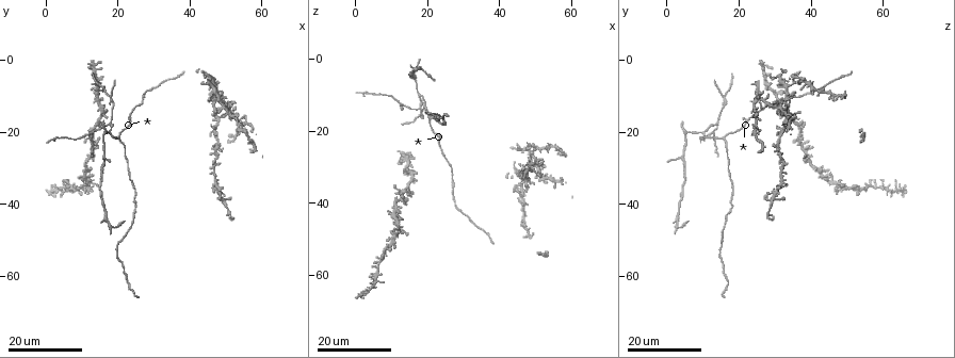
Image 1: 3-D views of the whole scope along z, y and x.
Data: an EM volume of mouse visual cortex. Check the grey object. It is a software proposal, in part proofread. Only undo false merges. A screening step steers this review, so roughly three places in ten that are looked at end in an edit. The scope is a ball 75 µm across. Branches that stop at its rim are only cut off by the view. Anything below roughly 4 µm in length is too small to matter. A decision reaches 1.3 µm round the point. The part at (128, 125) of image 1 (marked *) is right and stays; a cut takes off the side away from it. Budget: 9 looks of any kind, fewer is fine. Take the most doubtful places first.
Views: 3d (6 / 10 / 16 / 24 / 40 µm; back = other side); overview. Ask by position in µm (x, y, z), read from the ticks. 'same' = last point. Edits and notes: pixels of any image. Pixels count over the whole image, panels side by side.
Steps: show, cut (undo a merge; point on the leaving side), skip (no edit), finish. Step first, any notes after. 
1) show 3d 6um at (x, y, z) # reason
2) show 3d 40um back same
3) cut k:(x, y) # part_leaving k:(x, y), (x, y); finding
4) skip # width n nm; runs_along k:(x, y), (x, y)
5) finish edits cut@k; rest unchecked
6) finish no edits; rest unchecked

show 3d 24um at (12.5, 21.0, 13.0) # arms part here

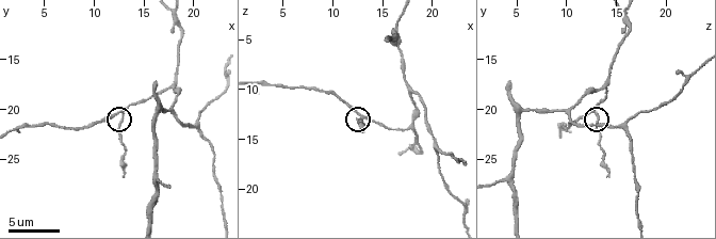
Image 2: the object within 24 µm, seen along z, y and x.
show 3d 10um at (12.8, 20.6, 13.0)

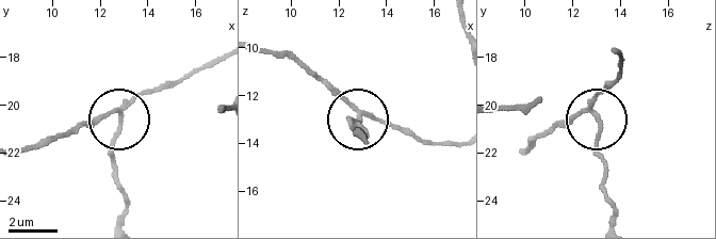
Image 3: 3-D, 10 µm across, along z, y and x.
show 3d 10um back at (12.9, 20.6, 13.0) # from behind

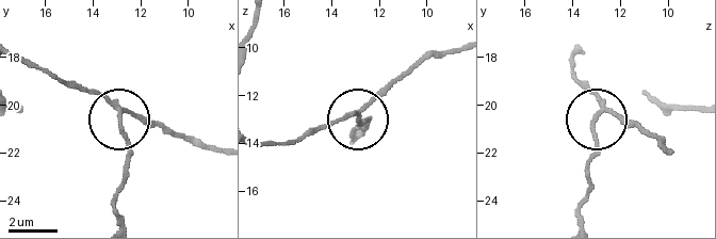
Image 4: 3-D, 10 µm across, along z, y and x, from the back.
cut 4:(129, 148) # arms 3; part_leaving 4:(121, 115), (127, 156), (115, 217); a second cell is stuck on

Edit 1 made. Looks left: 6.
show 3d 6um at (17.8, 17.6, 13.8) # three arms meet

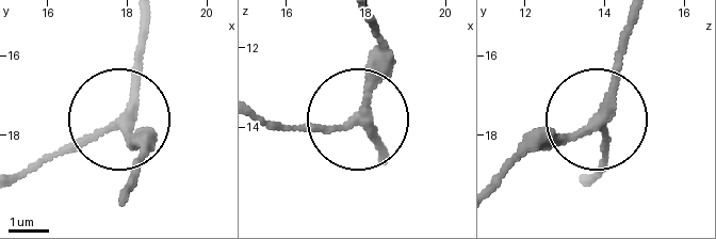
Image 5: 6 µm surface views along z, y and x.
show 3d 6um back at (17.90, 17.70, 13.80)

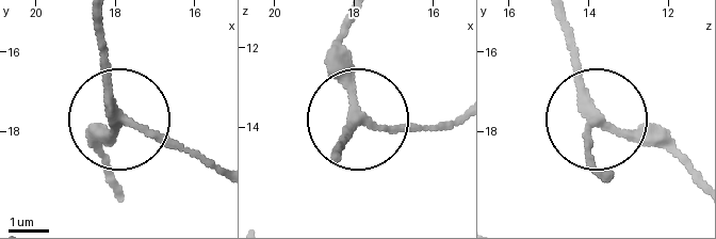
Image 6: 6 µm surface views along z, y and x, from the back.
skip # width 210 nm; runs_along 6:(346, 24), (346, 94), (357, 111), (387, 125), (455, 125); continuous, no second cell

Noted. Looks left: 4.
show 3d 16um at (51.5, 42.5, 27.5) # sudden change in width

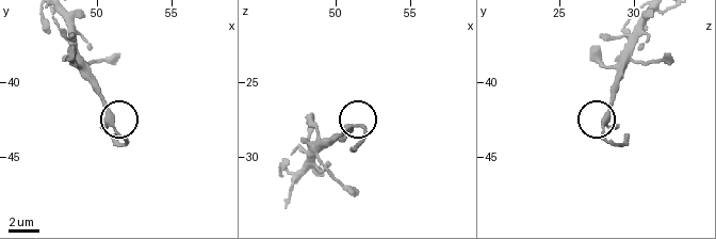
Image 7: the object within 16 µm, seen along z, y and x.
show 3d 10um at (51.2, 43.0, 28.0)

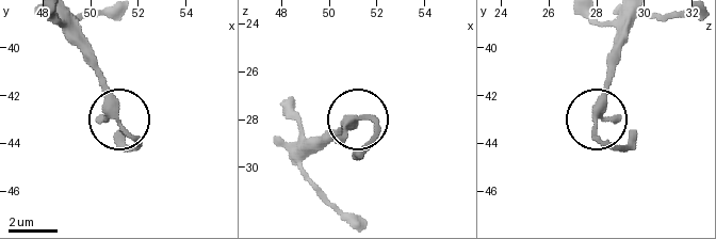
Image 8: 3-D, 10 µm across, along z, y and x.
skip # arms 3; all the same cell

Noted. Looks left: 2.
show 3d 24um at (49.0, 38.5, 30.0) # small branch off a trunk

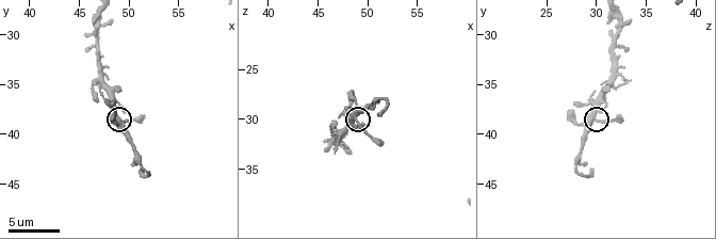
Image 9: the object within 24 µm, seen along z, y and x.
show 3d 10um at (48.6, 38.6, 29.8)

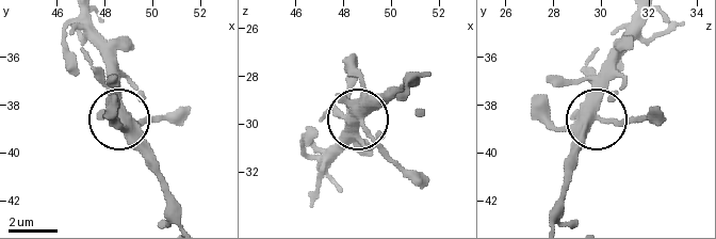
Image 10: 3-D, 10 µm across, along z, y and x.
skip # runs_along 10:(639, 19), (597, 111), (603, 117), (644, 117); one cell here

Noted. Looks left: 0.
finish edits cut@4; rest unchecked

